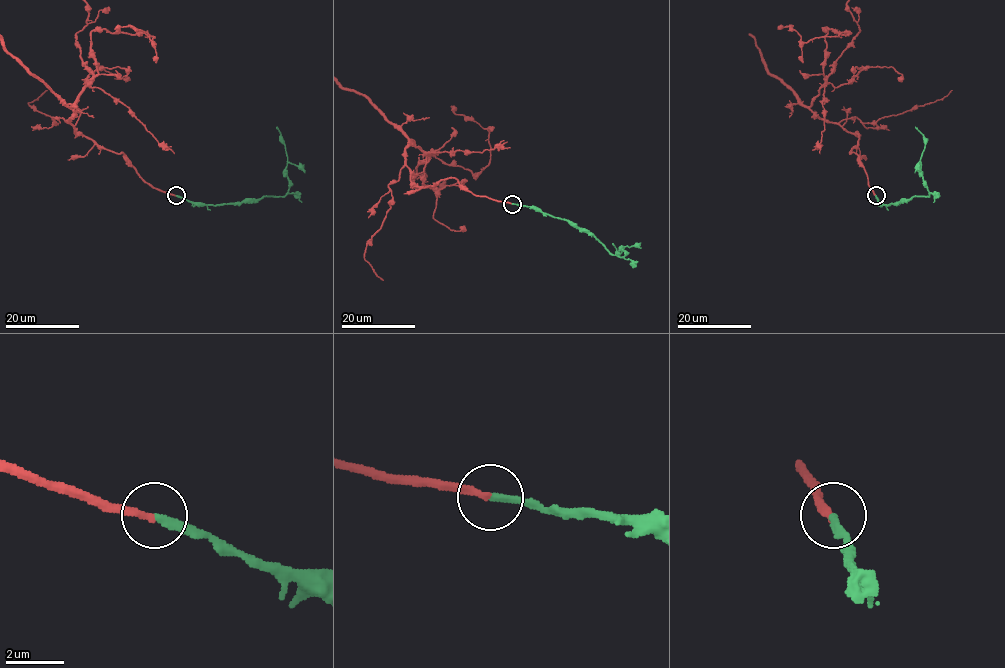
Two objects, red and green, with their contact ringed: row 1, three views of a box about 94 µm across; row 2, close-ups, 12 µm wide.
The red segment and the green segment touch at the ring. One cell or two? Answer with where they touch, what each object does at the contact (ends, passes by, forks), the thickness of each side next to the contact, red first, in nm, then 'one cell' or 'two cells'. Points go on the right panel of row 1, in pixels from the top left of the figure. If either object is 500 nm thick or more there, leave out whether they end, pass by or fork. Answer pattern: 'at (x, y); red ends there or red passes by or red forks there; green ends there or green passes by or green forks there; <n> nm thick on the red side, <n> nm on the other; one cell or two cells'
at (876, 195); red ends there; green ends there; 220 nm thick on the red side, 260 nm on the other; one cell

